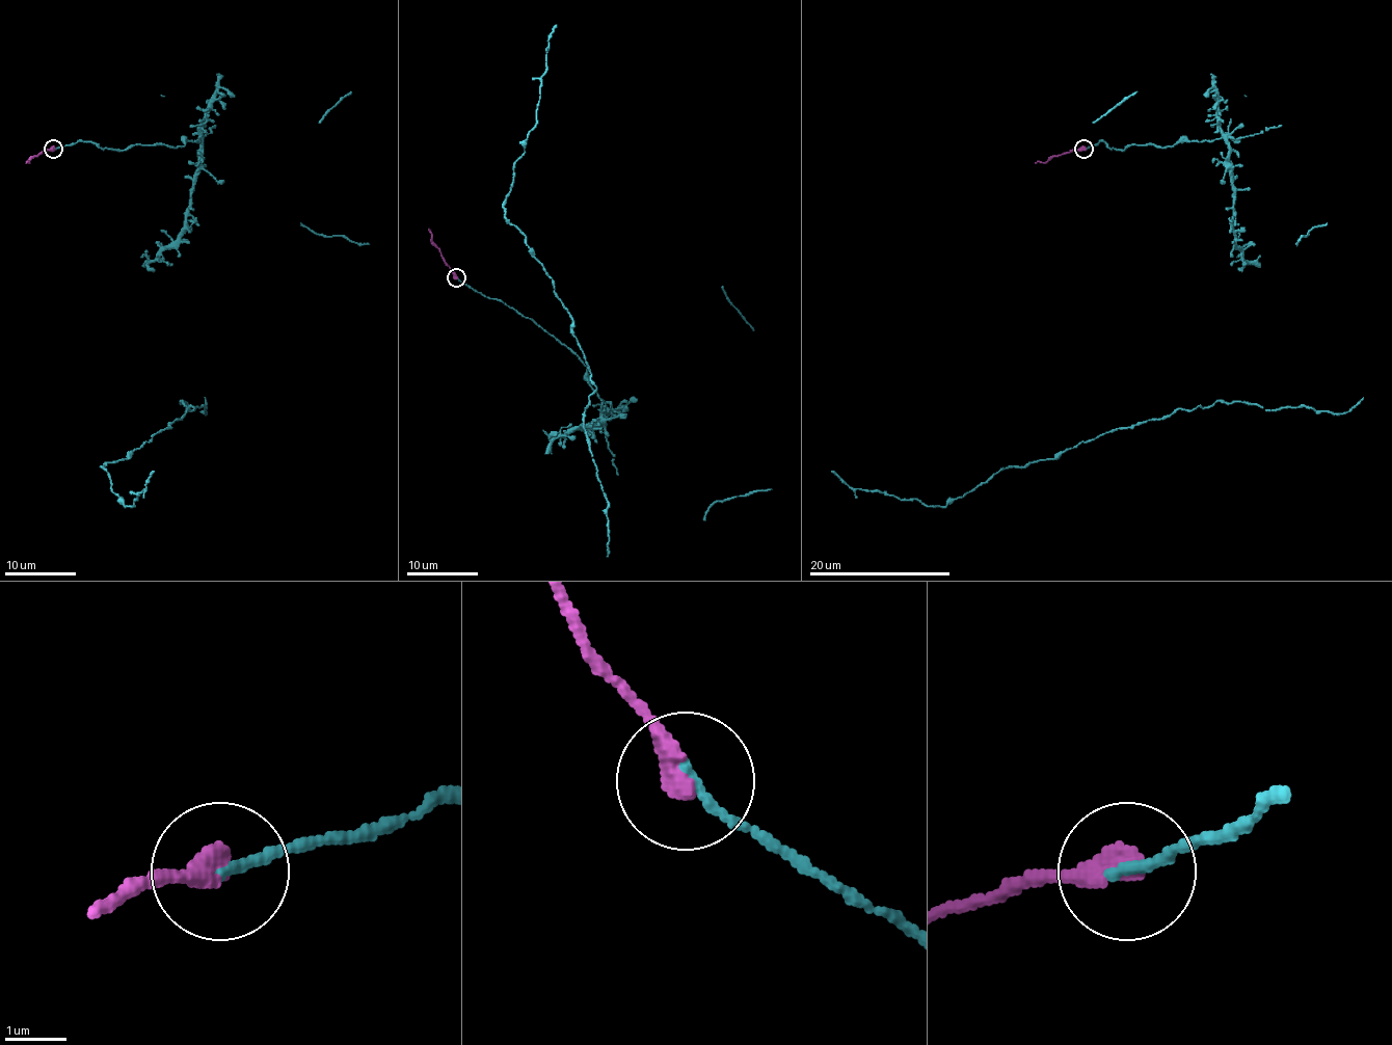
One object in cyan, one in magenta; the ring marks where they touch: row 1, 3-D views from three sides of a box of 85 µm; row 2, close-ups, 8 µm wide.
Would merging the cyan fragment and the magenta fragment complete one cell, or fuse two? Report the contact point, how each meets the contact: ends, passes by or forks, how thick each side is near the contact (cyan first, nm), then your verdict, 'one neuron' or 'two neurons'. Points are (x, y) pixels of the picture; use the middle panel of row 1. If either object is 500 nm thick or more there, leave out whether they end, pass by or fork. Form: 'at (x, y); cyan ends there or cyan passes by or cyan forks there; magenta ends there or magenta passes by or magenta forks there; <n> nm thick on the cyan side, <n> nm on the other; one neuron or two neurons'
at (456, 277); cyan ends there; magenta ends there; 170 nm thick on the cyan side, 460 nm on the other; one neuron

